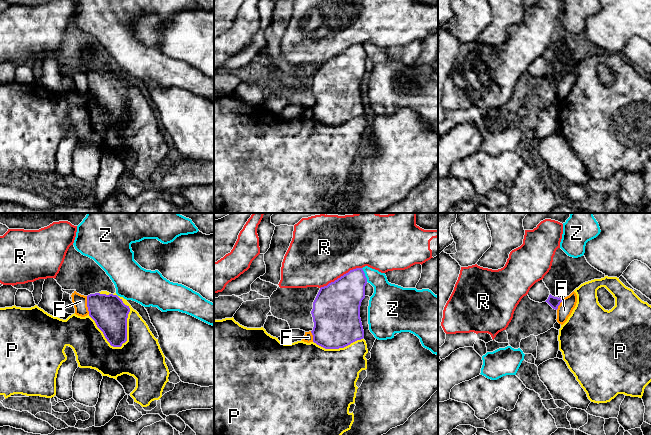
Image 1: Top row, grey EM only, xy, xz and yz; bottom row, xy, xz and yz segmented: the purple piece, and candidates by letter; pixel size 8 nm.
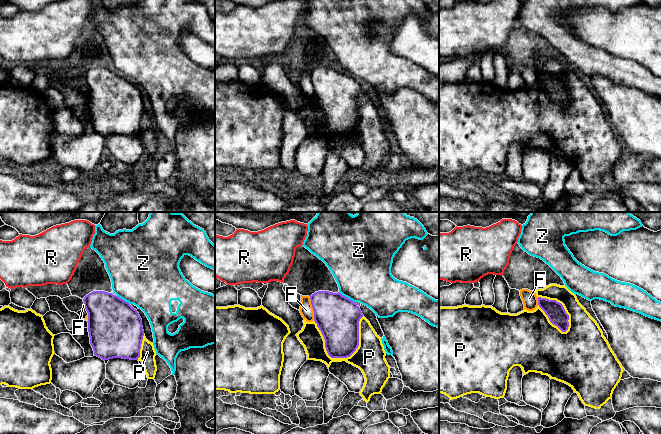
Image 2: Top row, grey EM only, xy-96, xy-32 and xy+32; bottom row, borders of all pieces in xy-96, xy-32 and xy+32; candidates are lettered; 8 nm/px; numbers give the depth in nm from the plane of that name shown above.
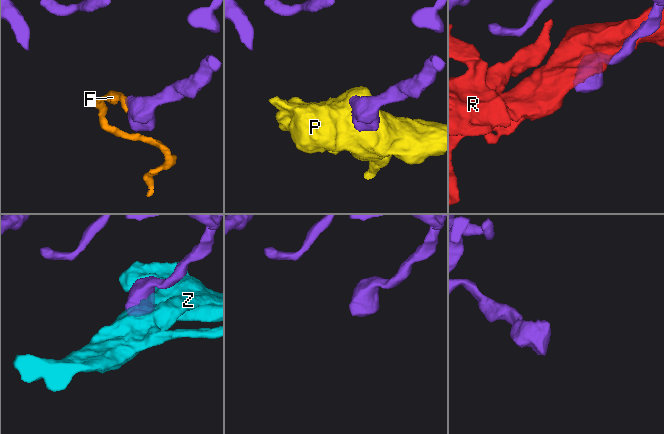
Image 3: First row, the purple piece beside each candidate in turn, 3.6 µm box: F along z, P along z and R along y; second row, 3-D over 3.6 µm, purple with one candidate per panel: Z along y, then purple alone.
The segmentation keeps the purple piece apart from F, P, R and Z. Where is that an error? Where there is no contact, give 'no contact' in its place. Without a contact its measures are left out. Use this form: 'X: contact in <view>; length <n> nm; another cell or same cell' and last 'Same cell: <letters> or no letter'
F: contact in xy; length 150 nm; another cell
P: contact in xy; length 440 nm; another cell
R: contact in xz; length 380 nm; another cell
Z: contact in xz; length 120 nm; another cell
Same cell: no letter

